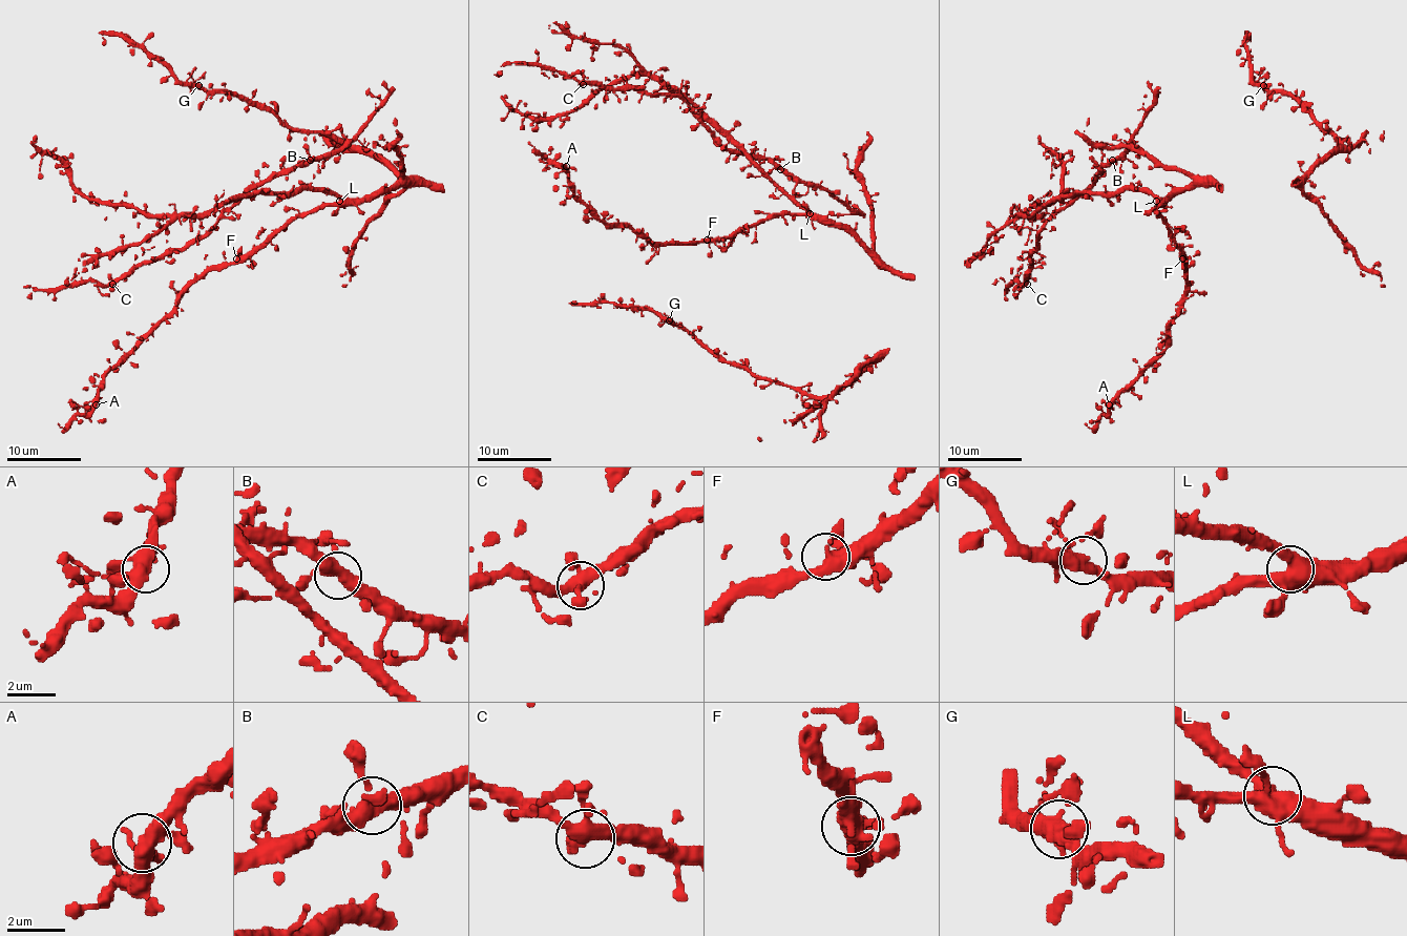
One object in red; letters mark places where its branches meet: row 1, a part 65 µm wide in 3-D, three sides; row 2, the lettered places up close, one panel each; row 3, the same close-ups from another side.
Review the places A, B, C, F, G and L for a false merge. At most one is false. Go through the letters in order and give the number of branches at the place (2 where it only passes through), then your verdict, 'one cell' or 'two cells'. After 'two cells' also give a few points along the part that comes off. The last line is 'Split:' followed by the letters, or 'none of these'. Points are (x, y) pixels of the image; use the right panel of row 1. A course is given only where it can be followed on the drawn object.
A: branches 4; one cell
B: branches 4; one cell
C: branches 4; one cell
F: branches 4; one cell
G: branches 4; one cell
L: branches 4; one cell
Split: none of these

